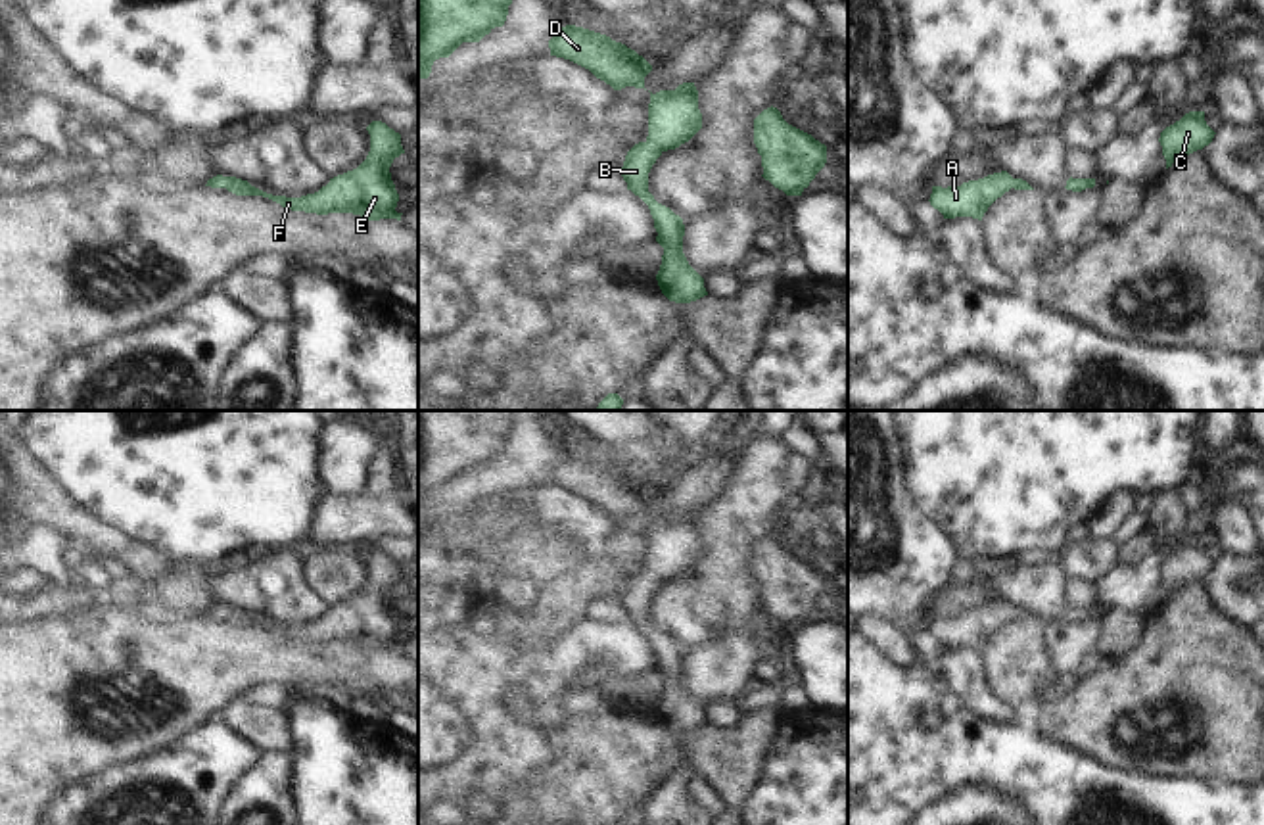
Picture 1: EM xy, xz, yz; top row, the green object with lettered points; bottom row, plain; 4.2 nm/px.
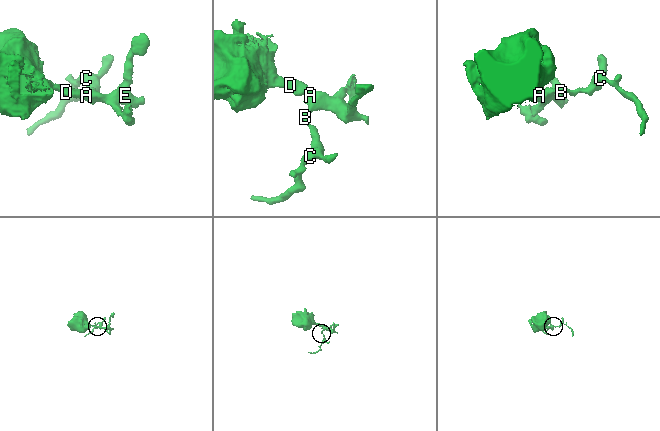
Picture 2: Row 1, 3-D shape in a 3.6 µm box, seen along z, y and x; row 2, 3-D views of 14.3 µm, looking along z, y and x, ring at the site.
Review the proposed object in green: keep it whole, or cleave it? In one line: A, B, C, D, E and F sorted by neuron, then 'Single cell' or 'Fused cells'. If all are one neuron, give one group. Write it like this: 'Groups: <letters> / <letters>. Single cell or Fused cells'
Groups: A B C D E F. Single cell

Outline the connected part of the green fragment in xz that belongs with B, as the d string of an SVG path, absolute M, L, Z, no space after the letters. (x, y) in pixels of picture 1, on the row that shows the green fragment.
M683 82L675 90L650 92L648 136L627 152L620 169L627 190L650 209L658 232L656 242L664 248L656 280L662 294L675 303L696 301L708 292L704 278L689 265L683 253L683 219L654 200L648 192L648 173L664 152L689 142L700 129L702 113L694 82Z

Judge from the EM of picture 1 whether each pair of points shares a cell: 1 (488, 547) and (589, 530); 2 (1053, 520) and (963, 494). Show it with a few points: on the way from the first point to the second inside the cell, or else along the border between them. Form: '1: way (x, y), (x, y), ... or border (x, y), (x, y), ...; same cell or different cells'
1: border (524, 509), (538, 522), (568, 534), (584, 545); different cells
2: way (1030, 497), (1027, 494), (986, 494); same cell

